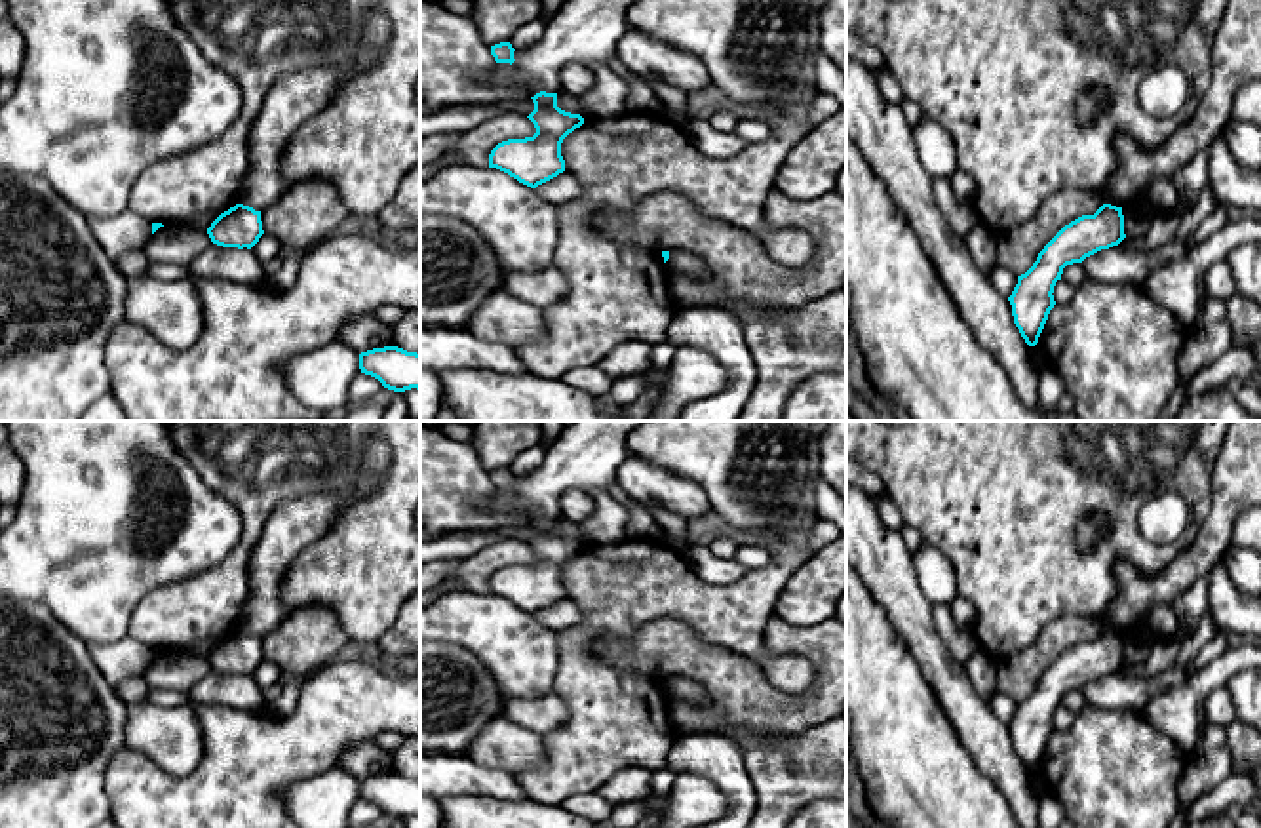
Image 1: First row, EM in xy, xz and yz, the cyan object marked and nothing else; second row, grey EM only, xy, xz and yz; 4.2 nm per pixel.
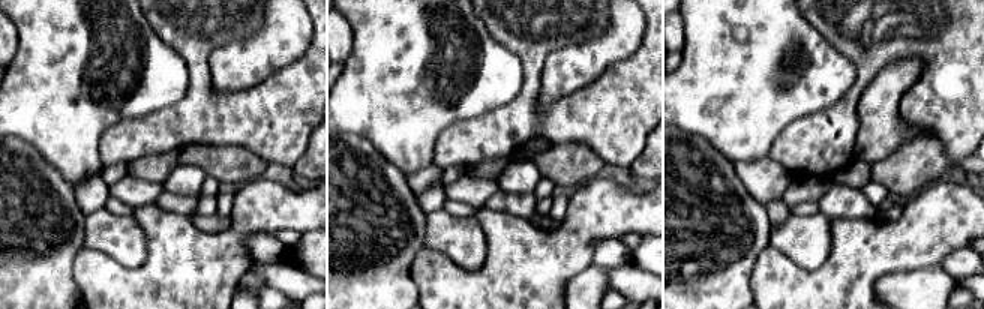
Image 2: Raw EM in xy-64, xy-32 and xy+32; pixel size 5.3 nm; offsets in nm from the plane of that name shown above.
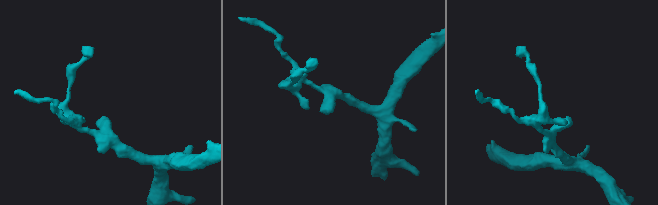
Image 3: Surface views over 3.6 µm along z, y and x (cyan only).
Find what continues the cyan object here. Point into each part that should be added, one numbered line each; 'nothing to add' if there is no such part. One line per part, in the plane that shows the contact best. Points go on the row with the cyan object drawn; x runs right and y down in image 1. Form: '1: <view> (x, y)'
nothing to add

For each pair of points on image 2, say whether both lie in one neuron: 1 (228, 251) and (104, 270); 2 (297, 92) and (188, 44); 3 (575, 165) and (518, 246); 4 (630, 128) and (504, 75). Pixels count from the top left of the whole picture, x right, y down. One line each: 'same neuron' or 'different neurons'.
1: same neuron
2: same neuron
3: different neurons
4: different neurons

